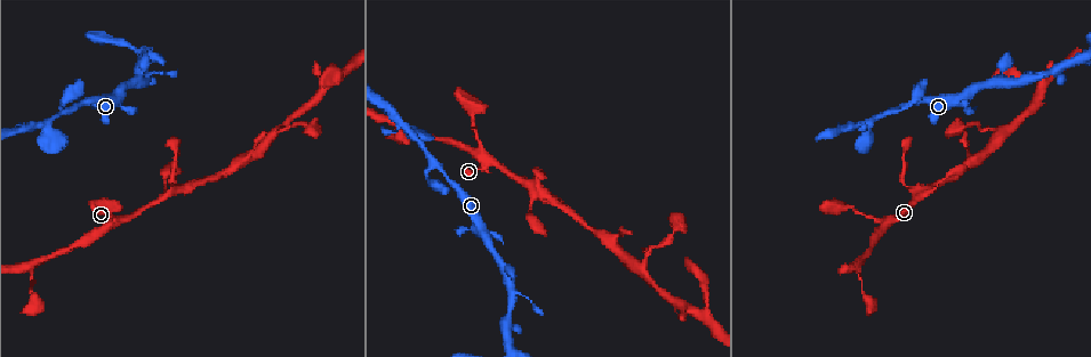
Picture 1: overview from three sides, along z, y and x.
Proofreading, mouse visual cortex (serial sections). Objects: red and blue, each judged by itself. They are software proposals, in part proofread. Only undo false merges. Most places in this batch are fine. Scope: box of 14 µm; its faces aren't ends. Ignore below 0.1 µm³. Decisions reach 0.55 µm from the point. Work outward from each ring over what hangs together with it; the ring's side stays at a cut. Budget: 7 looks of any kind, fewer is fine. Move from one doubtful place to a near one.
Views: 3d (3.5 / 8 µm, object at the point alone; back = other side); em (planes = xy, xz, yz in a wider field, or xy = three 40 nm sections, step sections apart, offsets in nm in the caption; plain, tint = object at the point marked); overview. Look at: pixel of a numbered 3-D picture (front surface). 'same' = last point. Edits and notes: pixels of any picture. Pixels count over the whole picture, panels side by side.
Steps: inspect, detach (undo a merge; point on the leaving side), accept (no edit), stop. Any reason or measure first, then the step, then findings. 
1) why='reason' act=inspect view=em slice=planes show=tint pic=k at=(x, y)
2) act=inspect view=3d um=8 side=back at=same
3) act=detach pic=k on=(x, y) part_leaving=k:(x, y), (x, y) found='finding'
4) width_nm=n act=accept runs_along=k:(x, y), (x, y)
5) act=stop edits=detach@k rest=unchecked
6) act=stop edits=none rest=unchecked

why='sudden change in width' act=inspect view=3d um=8 pic=1 at=(32, 290)

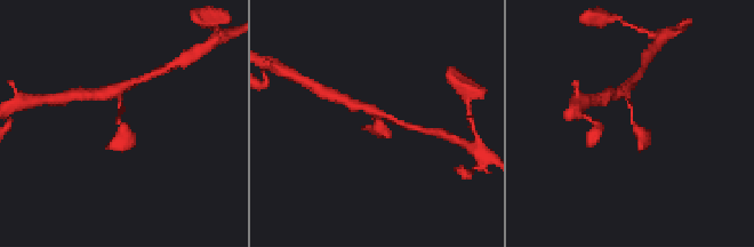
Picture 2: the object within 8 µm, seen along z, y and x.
arm_widths_nm=200,350 why='shape alone is not enough' act=inspect view=em slice=planes show=tint pic=2 at=(631, 120)

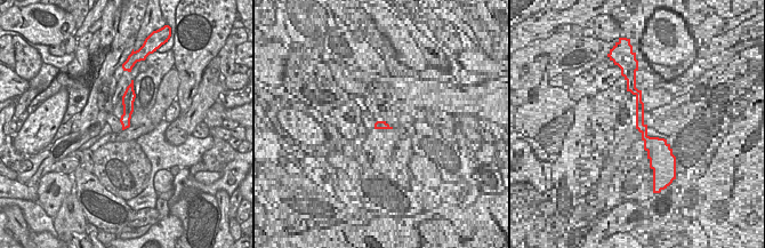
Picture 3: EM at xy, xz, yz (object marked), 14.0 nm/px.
act=accept runs_along=3:(130, 88), (125, 125) found='one cell here'

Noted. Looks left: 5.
why='a narrow waist' act=inspect view=3d um=8 pic=1 at=(70, 109)

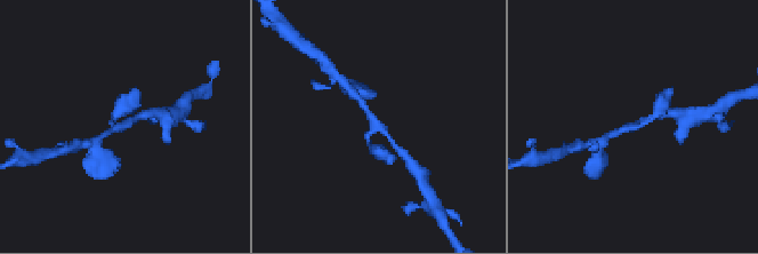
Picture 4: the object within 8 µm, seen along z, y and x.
why='zoom in' act=inspect view=3d um=3.5 pic=4 at=(381, 126)

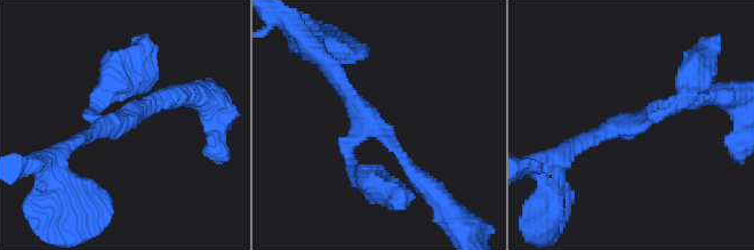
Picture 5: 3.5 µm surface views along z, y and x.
arms=3 arm_widths_nm=150,200,200 act=inspect view=em slice=xy step=1 show=tint pic=5 at=(117, 119)

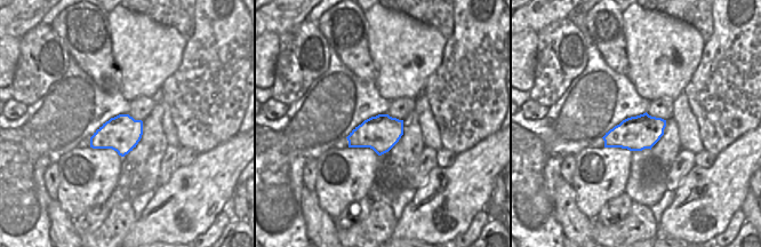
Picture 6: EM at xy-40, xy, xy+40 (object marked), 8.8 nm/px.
act=accept runs_along=5:(419, 177), (360, 112), (331, 69) found='one cell here'

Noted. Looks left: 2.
why='four arms meet' act=inspect view=3d um=3.5 pic=1 at=(922, 197)

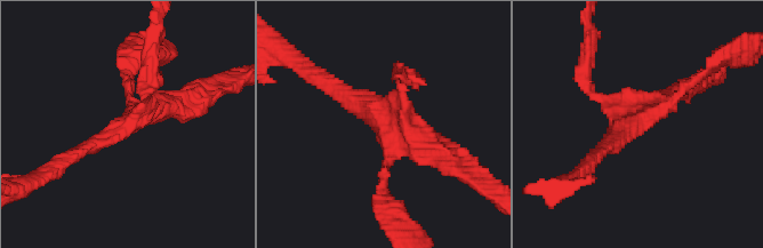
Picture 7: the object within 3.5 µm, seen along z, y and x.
act=inspect view=em slice=xy step=1 show=tint pic=7 at=(132, 121)

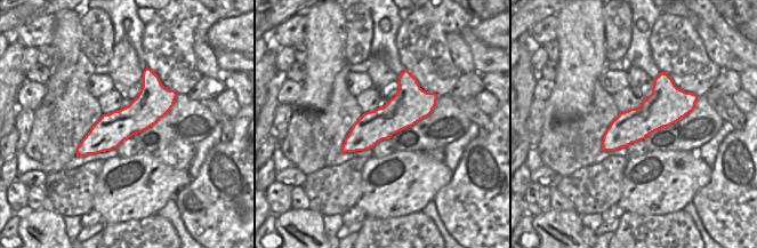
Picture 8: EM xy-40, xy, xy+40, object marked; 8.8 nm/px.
act=accept found='continuous, no second cell'

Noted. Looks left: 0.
act=stop edits=none rest=unchecked

